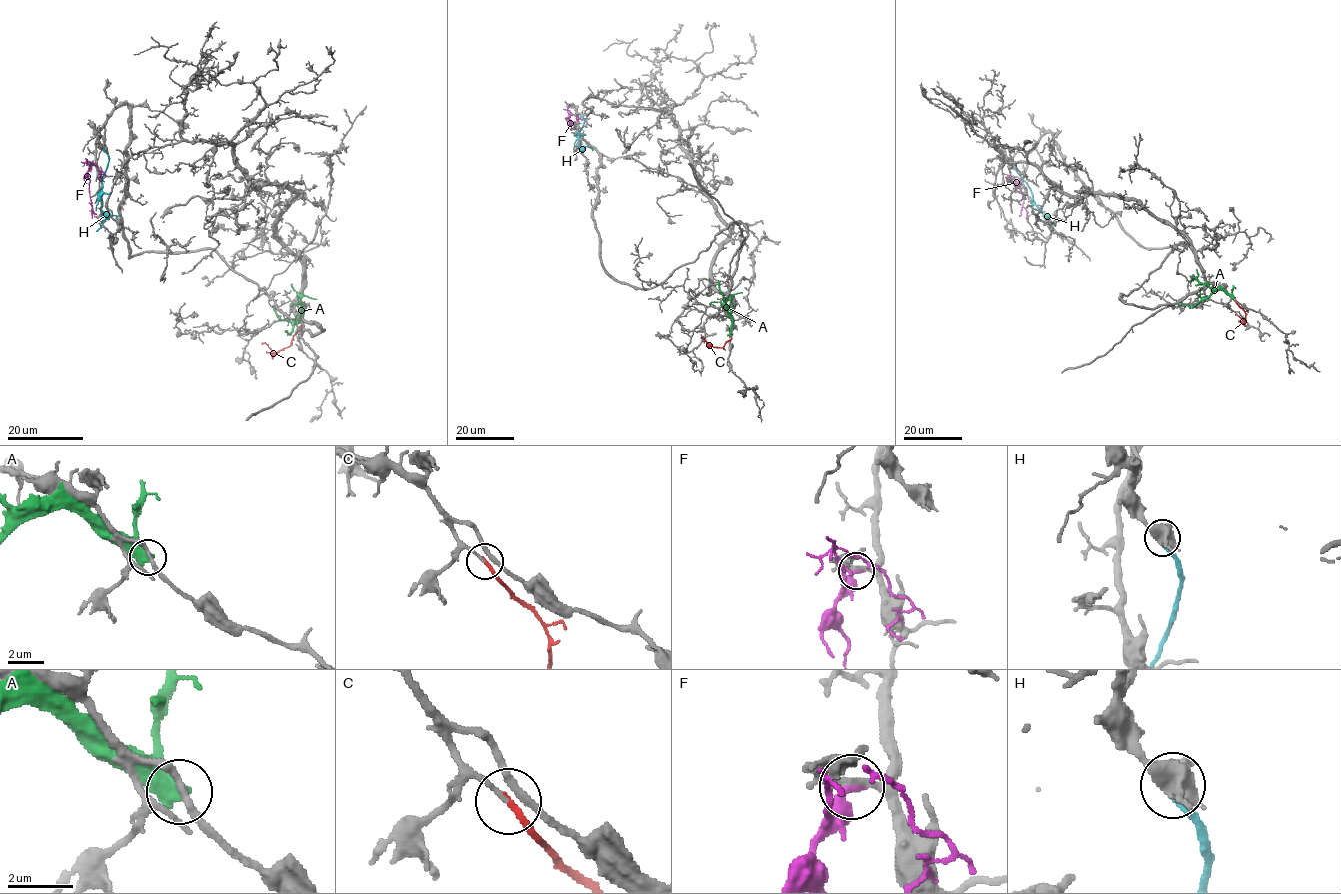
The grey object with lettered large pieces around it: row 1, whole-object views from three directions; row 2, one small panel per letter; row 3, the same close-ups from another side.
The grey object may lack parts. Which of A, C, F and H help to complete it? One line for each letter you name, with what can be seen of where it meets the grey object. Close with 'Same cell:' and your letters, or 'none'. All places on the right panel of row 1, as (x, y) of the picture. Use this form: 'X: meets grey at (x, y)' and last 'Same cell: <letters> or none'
C: meets grey at (1235, 301)
Same cell: C

